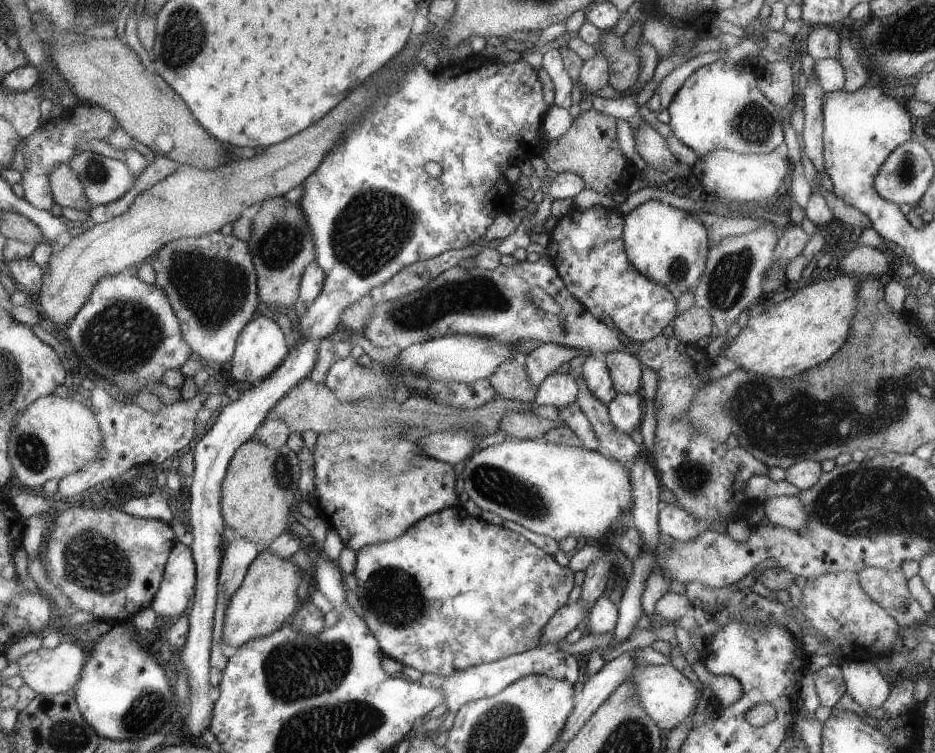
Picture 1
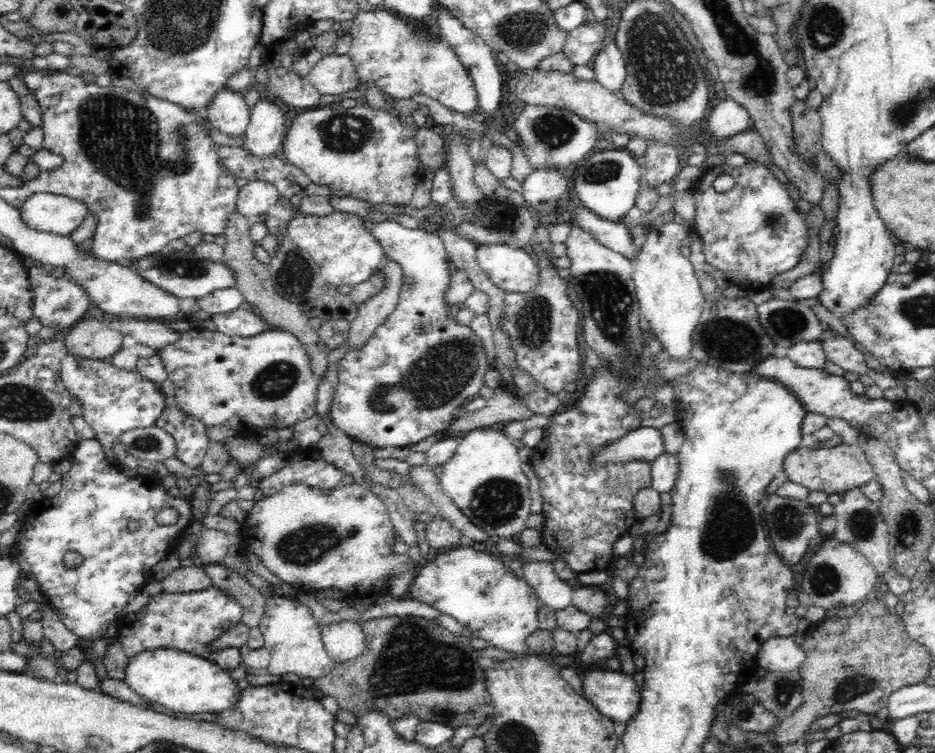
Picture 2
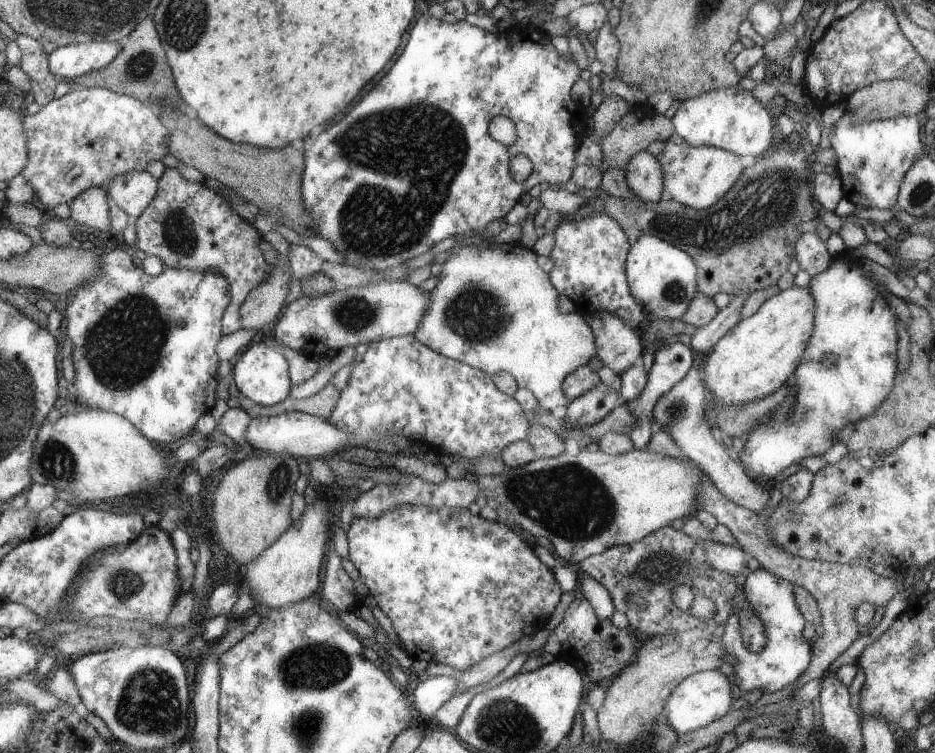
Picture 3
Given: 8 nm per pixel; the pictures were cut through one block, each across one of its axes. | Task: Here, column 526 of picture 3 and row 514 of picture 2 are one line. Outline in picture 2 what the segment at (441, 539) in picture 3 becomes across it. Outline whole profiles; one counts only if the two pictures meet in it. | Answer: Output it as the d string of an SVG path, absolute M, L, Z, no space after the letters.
M600 366L594 374L594 380L588 384L586 394L568 410L554 414L545 428L544 439L530 454L528 465L538 474L540 488L544 496L544 532L542 532L543 545L545 545L557 558L565 560L576 573L605 572L606 566L614 558L614 542L629 534L631 528L638 522L635 513L635 496L643 488L652 486L651 468L648 461L638 459L624 460L624 462L595 462L596 454L606 451L612 443L616 443L630 432L641 428L642 414L634 410L632 404L618 400L616 396L622 390L622 381L609 366Z

